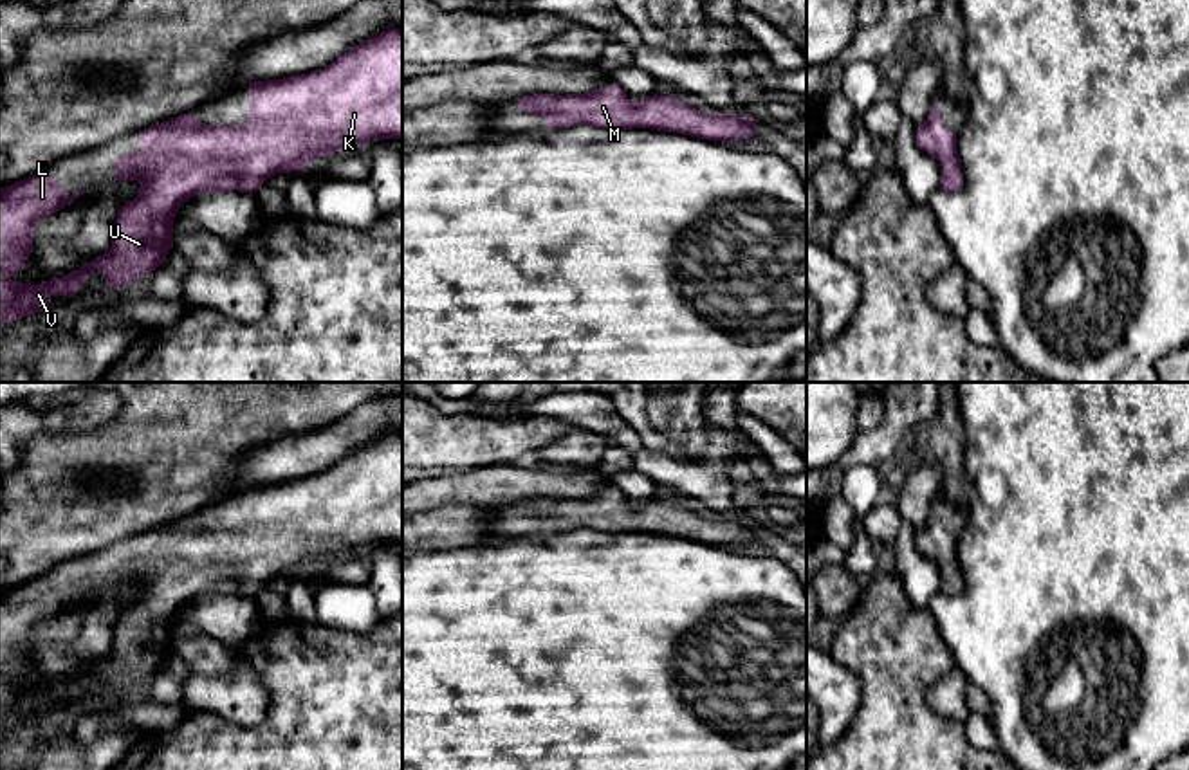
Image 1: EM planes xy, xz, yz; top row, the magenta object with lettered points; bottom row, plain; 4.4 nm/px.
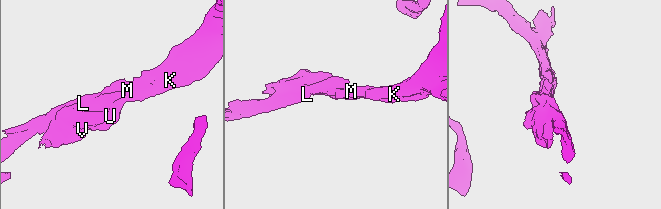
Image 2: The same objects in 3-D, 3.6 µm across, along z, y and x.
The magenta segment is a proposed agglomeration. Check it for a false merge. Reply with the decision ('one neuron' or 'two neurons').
one neuron

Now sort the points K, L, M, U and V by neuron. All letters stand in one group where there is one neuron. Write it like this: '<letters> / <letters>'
K L M U V

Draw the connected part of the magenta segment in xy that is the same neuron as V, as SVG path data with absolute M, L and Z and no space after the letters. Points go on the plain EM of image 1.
M402 433L384 435L352 451L325 472L310 478L249 485L249 518L244 528L200 528L193 516L189 516L141 534L141 555L132 555L117 563L117 579L114 582L137 584L141 597L119 613L110 653L63 682L52 682L38 689L11 683L13 678L22 674L25 664L32 656L32 637L40 624L70 610L76 602L83 600L87 593L67 600L52 584L49 572L29 582L0 591L0 734L11 725L38 718L40 712L49 710L52 698L72 701L81 687L96 676L103 676L110 691L121 692L139 680L155 674L173 651L173 622L179 611L198 597L224 597L238 591L245 597L254 597L276 577L289 579L303 573L318 561L350 555L355 548L364 550L370 545L384 543L402 543Z

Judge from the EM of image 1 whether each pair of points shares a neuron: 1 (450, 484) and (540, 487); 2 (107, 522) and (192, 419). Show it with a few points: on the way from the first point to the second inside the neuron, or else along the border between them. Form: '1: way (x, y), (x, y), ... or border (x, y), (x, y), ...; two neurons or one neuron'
1: way (471, 485), (518, 485); one neuron
2: way (136, 504), (181, 458), (181, 448); one neuron

